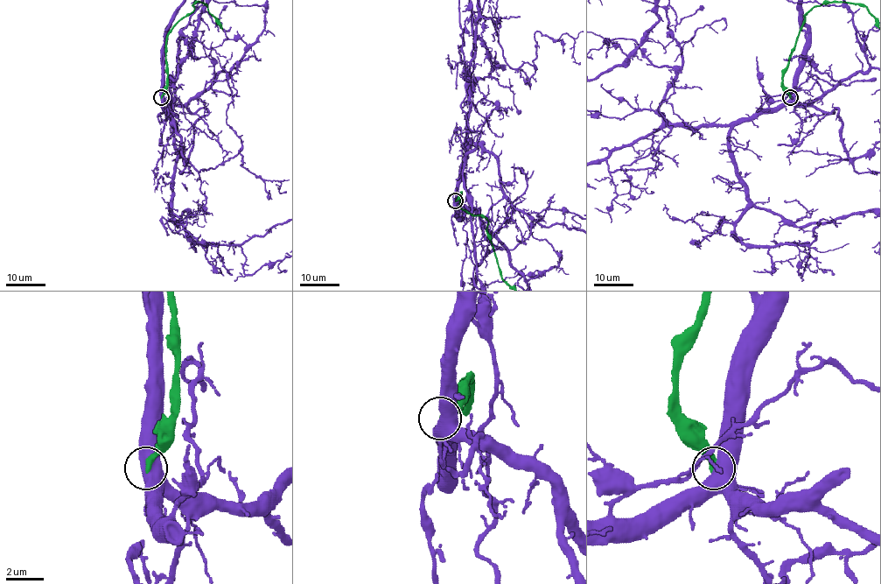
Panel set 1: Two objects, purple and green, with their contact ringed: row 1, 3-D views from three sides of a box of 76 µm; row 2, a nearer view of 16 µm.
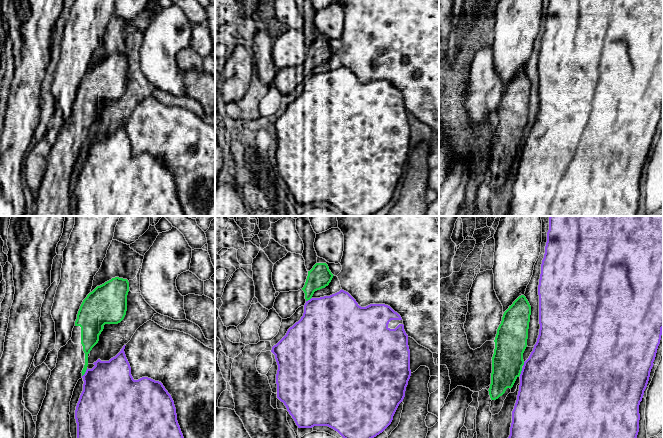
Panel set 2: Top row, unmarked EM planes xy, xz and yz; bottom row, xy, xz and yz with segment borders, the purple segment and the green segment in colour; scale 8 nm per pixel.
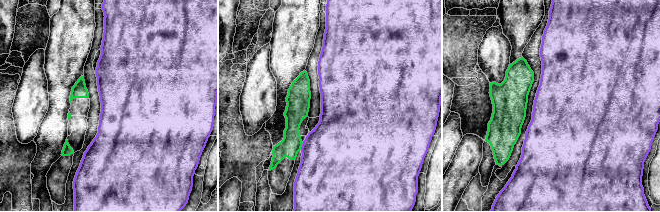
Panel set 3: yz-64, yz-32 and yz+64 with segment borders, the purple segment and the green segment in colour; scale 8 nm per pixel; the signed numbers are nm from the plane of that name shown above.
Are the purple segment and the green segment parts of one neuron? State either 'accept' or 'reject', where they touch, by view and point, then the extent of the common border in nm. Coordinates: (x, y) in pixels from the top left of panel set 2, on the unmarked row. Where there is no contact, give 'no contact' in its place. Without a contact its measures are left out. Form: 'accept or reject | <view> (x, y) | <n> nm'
reject | xy (85, 148) | 80 nm

